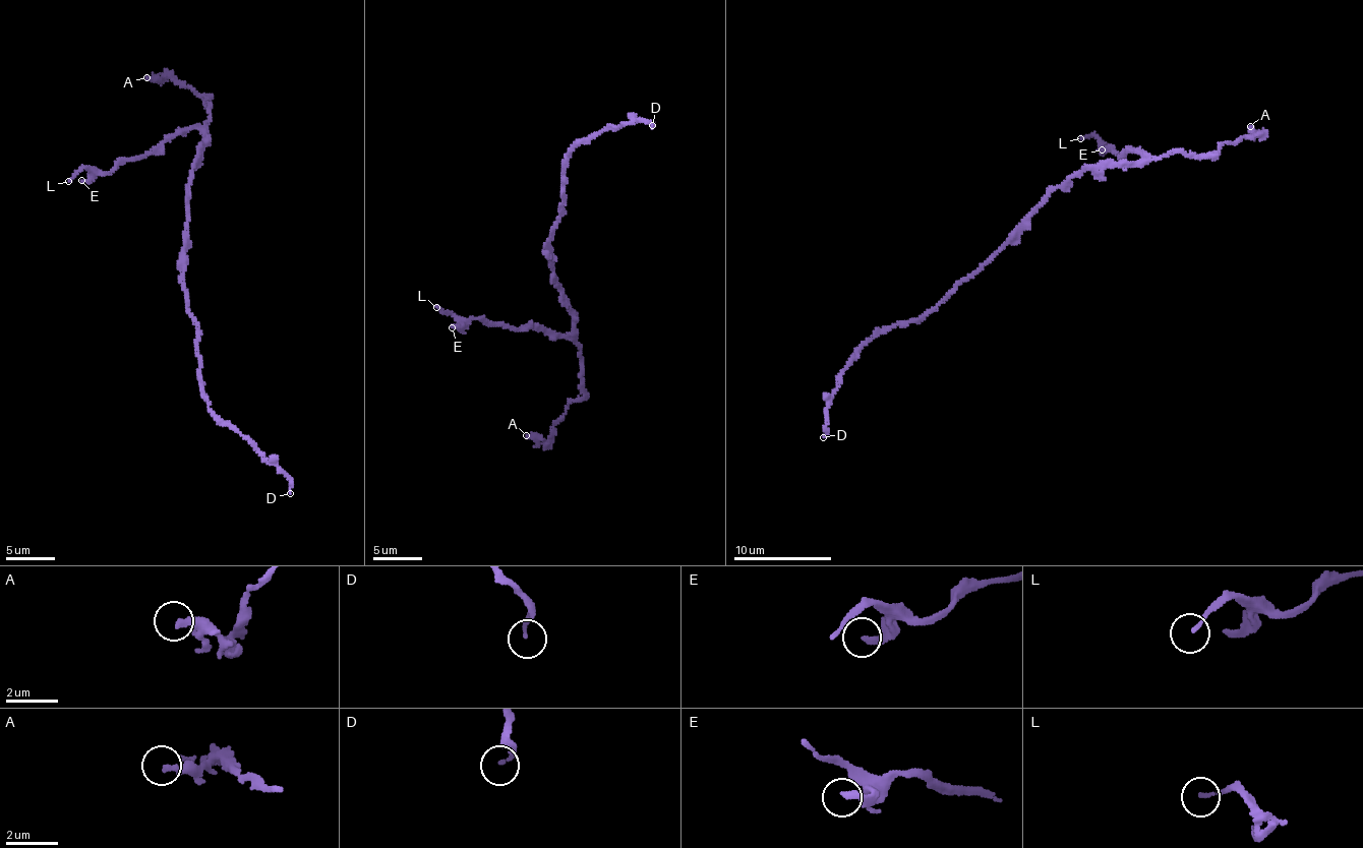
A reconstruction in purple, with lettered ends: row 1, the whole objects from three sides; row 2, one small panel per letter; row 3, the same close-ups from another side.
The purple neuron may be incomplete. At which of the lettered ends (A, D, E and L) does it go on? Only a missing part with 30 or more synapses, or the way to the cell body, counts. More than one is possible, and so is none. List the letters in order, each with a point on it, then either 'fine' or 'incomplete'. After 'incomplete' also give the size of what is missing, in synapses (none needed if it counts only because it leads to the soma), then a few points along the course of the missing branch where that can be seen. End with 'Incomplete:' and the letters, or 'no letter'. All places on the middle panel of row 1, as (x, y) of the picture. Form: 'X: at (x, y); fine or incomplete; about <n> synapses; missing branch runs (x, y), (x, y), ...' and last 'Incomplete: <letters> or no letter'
A: at (526, 435); fine
D: at (652, 125); fine
E: at (452, 327); fine
L: at (436, 307); incomplete; about 45 synapses; missing branch runs (436, 307), (413, 286), (411, 266), (399, 247), (397, 202)
Incomplete: L

